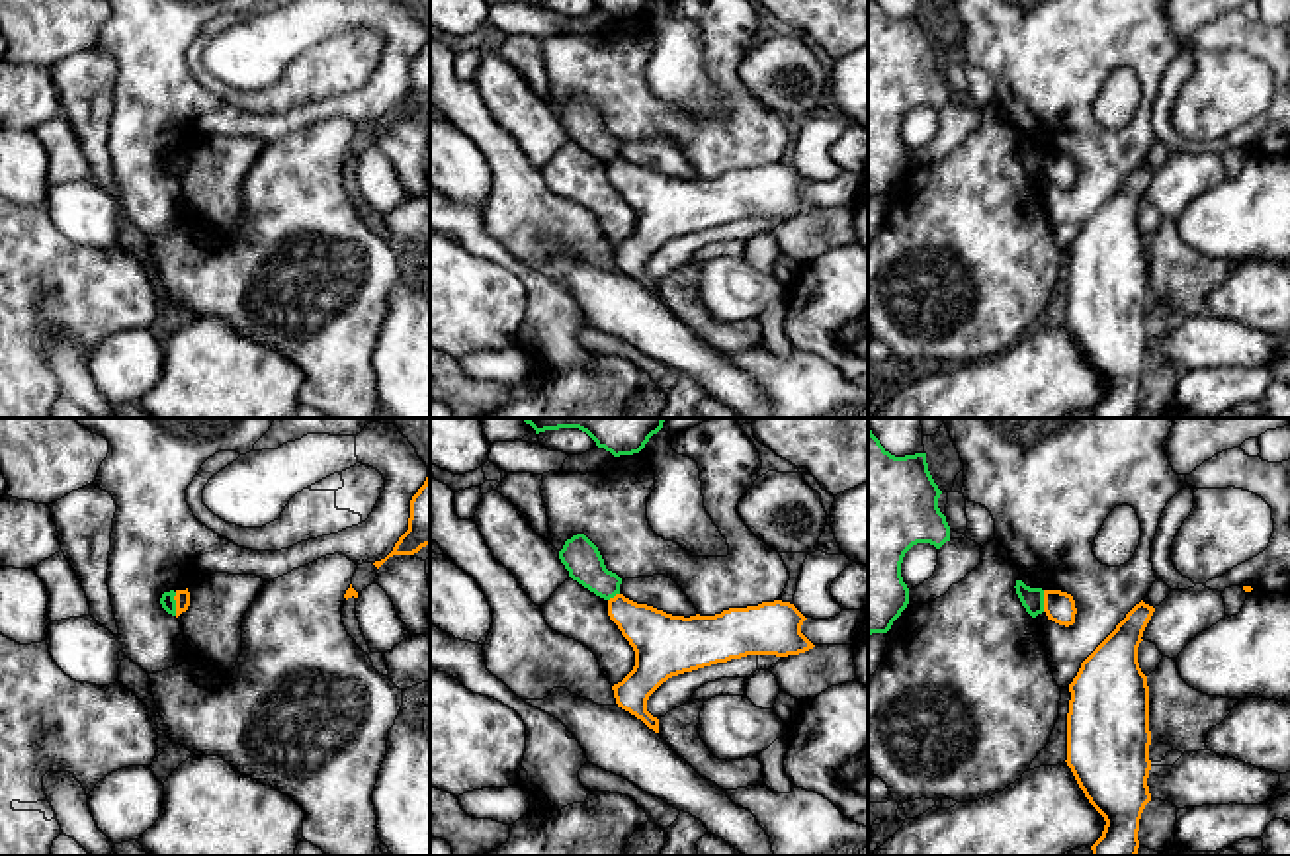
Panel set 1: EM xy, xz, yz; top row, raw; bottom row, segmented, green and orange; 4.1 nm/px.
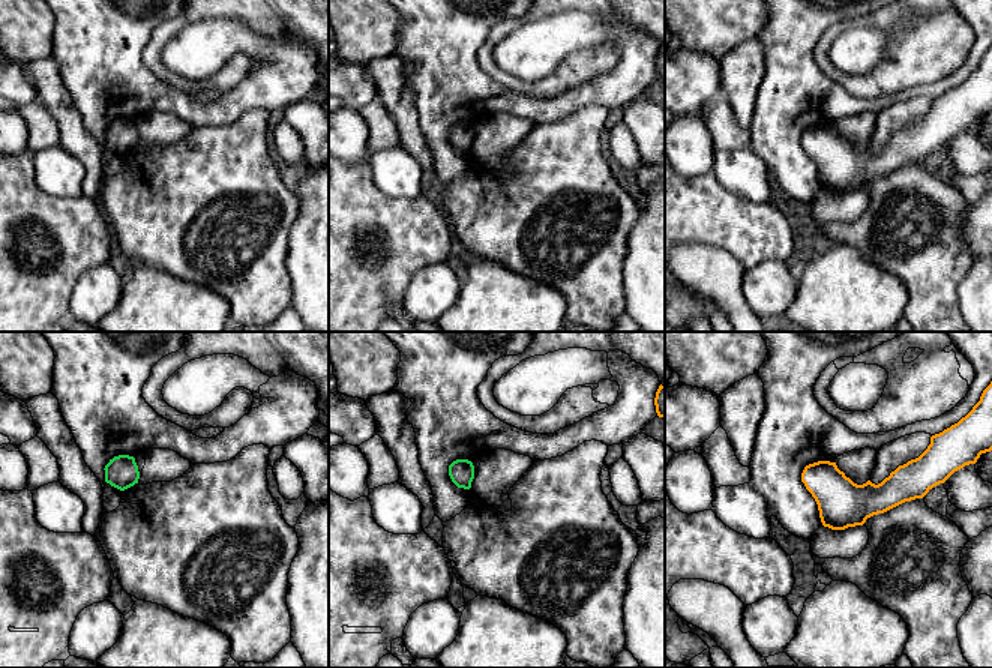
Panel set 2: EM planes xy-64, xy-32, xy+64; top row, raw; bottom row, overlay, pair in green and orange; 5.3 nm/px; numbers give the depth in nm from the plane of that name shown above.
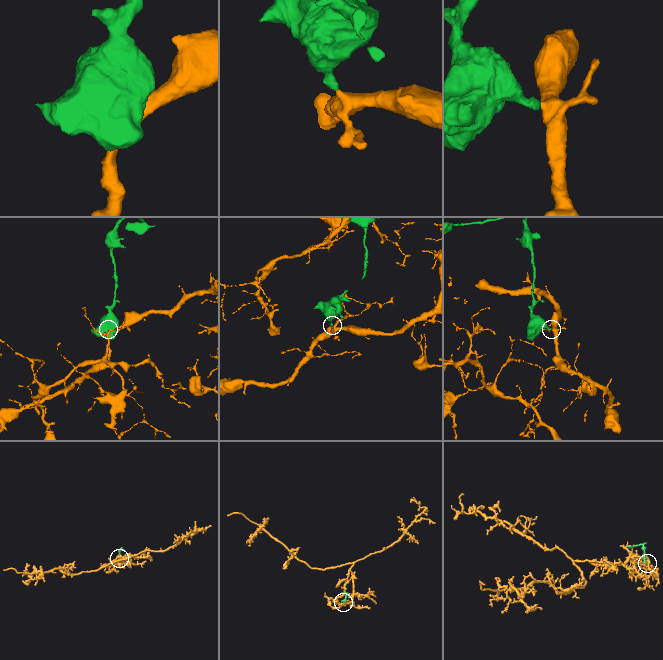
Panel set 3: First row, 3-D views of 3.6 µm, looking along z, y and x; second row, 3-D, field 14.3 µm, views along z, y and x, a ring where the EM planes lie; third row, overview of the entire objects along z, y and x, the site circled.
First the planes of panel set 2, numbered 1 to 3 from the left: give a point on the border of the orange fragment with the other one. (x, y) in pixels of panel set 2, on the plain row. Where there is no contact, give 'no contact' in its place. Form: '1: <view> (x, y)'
1: no contact
2: no contact
3: no contact

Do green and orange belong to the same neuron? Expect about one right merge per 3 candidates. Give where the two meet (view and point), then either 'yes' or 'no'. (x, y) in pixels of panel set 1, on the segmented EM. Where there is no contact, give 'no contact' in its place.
contact xy (174, 604); no

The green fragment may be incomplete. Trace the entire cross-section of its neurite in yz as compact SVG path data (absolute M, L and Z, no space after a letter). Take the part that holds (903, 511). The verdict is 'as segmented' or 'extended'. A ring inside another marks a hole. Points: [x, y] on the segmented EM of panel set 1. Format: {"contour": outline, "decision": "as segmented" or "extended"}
{"contour": "M868 426L868 635L887 633L909 604L909 588L901 577L905 553L917 543L940 549L950 541L950 526L938 508L940 494L926 453L895 457Z", "decision": "as segmented"}

